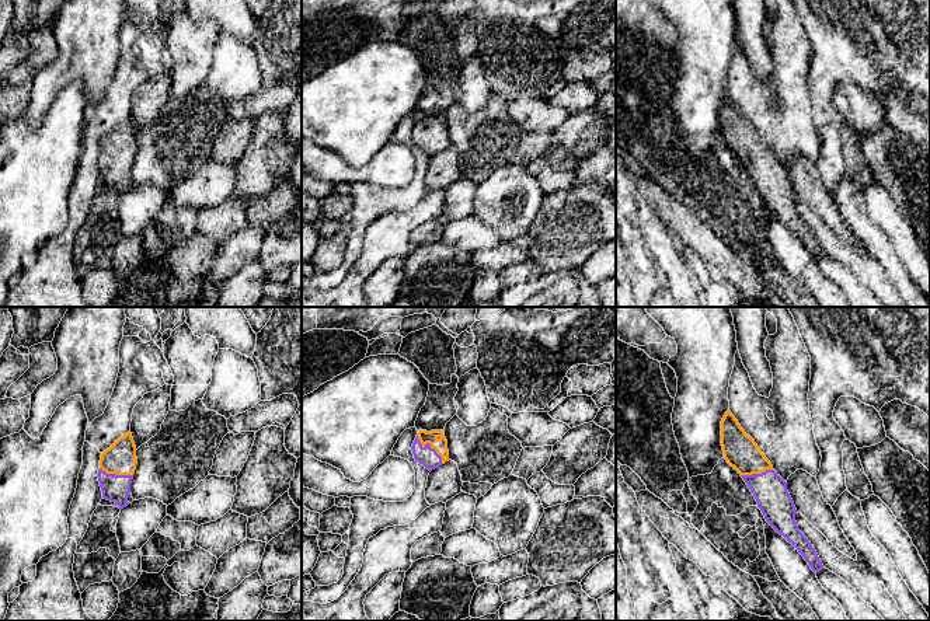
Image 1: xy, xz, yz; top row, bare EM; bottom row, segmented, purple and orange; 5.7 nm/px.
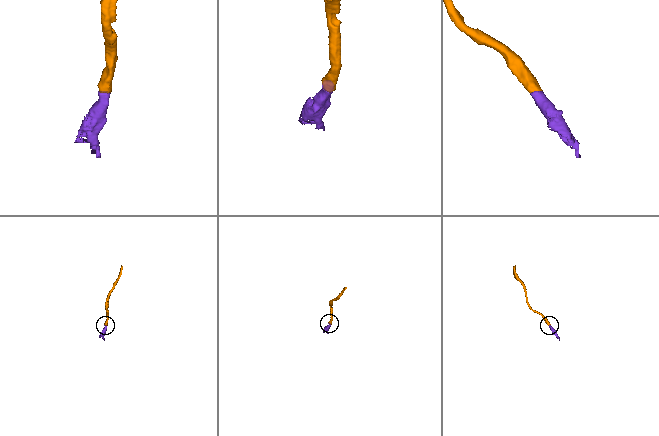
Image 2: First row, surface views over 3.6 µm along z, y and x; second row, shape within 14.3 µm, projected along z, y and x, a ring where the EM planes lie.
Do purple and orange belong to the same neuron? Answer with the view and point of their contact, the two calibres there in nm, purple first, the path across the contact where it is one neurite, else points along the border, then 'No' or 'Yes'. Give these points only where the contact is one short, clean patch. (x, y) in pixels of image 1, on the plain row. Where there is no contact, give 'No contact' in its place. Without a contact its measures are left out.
Touches purple at xz (429, 132). Thickness 110 nm (purple) against 80 nm. Path across: xz (428, 143), (429, 132), (439, 131). Yes

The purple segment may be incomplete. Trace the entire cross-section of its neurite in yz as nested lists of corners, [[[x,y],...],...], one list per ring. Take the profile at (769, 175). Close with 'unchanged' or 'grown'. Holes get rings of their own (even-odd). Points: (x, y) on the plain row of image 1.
[[[731,97],[721,107],[724,144],[743,164],[766,207],[804,243],[814,258],[823,251],[808,224],[798,216],[797,195],[787,168],[773,156],[755,126],[745,119]]]; grown

